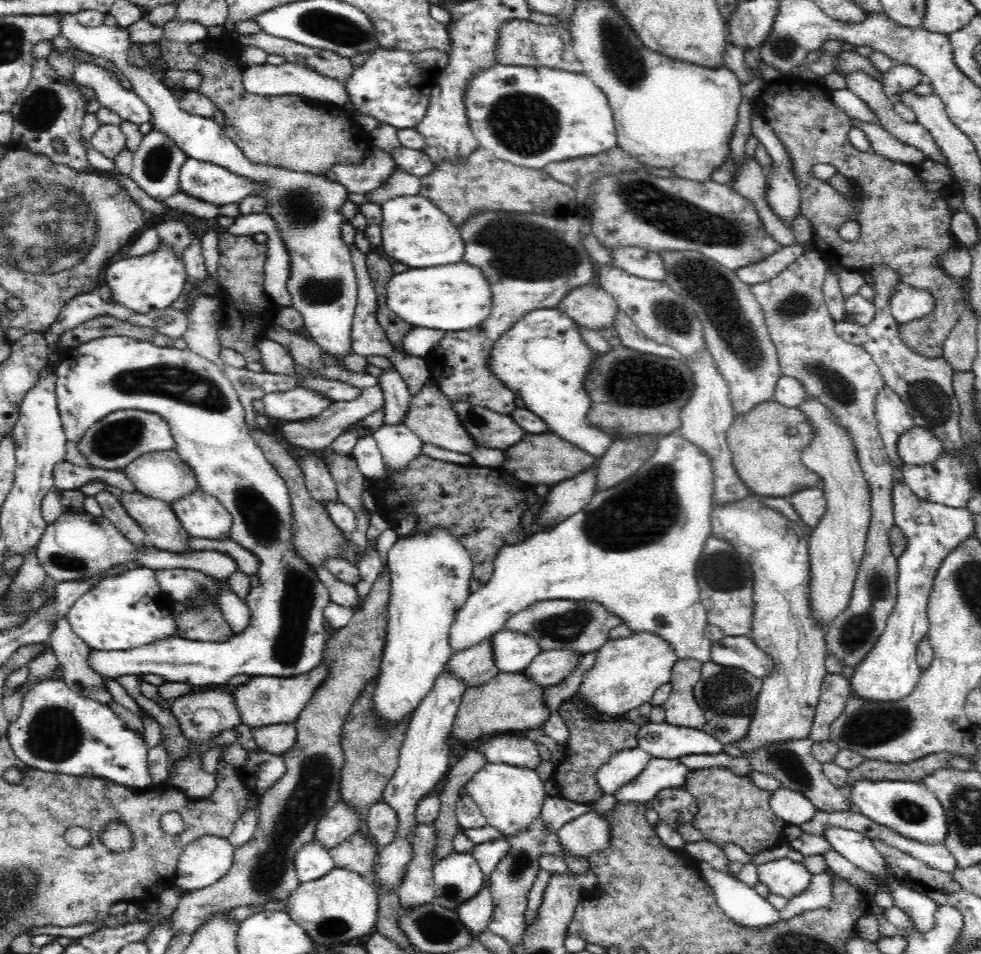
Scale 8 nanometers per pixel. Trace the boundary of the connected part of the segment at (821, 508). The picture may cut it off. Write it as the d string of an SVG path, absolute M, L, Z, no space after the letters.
M822 486L802 489L788 498L794 511L798 513L800 522L813 529L824 516L827 509L827 500Z

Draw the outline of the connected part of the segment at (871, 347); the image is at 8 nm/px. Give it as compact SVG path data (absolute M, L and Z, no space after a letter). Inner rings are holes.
M874 265L867 271L875 280L872 304L875 307L875 318L872 324L862 326L853 322L838 322L835 331L838 336L871 354L874 362L881 370L885 384L887 384L902 399L915 426L927 428L943 444L946 453L949 450L962 448L962 434L960 433L960 406L952 389L952 369L942 357L928 359L902 343L898 335L898 324L891 314L888 300L894 284L898 282L898 273L888 265Z

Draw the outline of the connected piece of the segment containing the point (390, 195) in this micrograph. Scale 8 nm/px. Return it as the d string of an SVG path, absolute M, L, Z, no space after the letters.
M396 165L387 182L379 185L374 191L365 193L368 203L383 205L383 201L391 201L394 197L418 195L421 188L421 178L413 176Z

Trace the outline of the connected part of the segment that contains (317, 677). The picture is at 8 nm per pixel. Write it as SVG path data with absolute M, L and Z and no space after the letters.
M319 665L316 668L312 668L309 672L304 672L304 674L298 676L290 676L289 678L281 678L280 676L250 677L248 683L240 684L236 687L230 687L228 684L191 685L190 695L198 694L198 692L208 692L208 690L223 690L223 692L229 692L233 697L241 719L241 724L234 729L236 734L235 741L246 750L256 750L258 746L254 742L251 729L272 724L294 724L300 712L303 711L305 705L314 695L314 690L324 682L325 676L327 676L327 668Z

